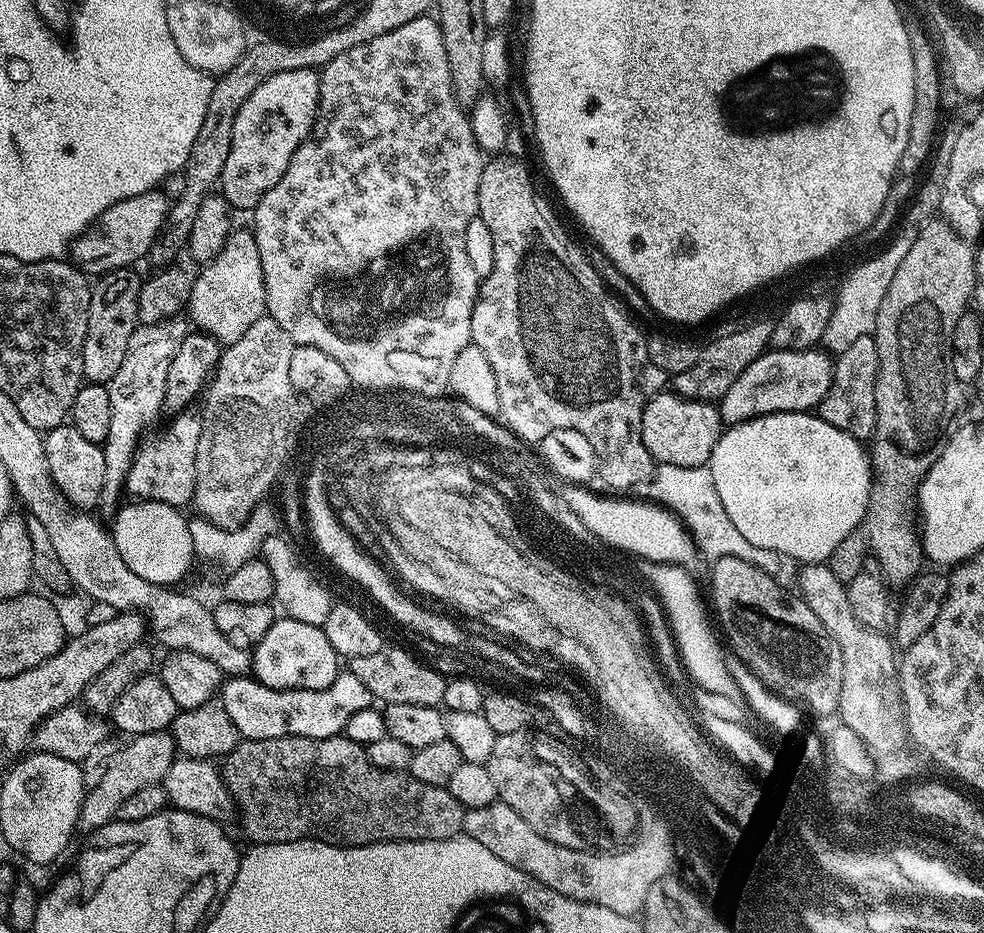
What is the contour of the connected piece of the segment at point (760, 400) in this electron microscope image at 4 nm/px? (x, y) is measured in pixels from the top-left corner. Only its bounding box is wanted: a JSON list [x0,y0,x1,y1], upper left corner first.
[718,348,834,425]

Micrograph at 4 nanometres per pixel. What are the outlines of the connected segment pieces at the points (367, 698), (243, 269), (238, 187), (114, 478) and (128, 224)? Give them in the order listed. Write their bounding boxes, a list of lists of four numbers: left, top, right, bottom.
[[218,670,374,740],[186,227,266,346],[218,68,319,209],[100,318,190,514],[70,190,170,274]]

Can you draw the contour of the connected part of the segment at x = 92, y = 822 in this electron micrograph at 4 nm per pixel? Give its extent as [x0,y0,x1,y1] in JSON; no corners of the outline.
[76,731,178,834]

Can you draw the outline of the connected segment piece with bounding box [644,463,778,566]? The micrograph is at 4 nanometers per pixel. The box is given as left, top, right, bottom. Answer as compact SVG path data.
M670 463L659 464L653 469L651 479L648 481L645 490L651 501L668 508L685 525L696 544L696 550L701 557L715 562L733 556L742 558L742 562L750 562L761 566L772 566L777 563L778 557L774 552L767 552L756 548L742 538L742 532L734 526L732 516L727 514L722 500L718 497L716 479L709 467L684 467L673 466Z

